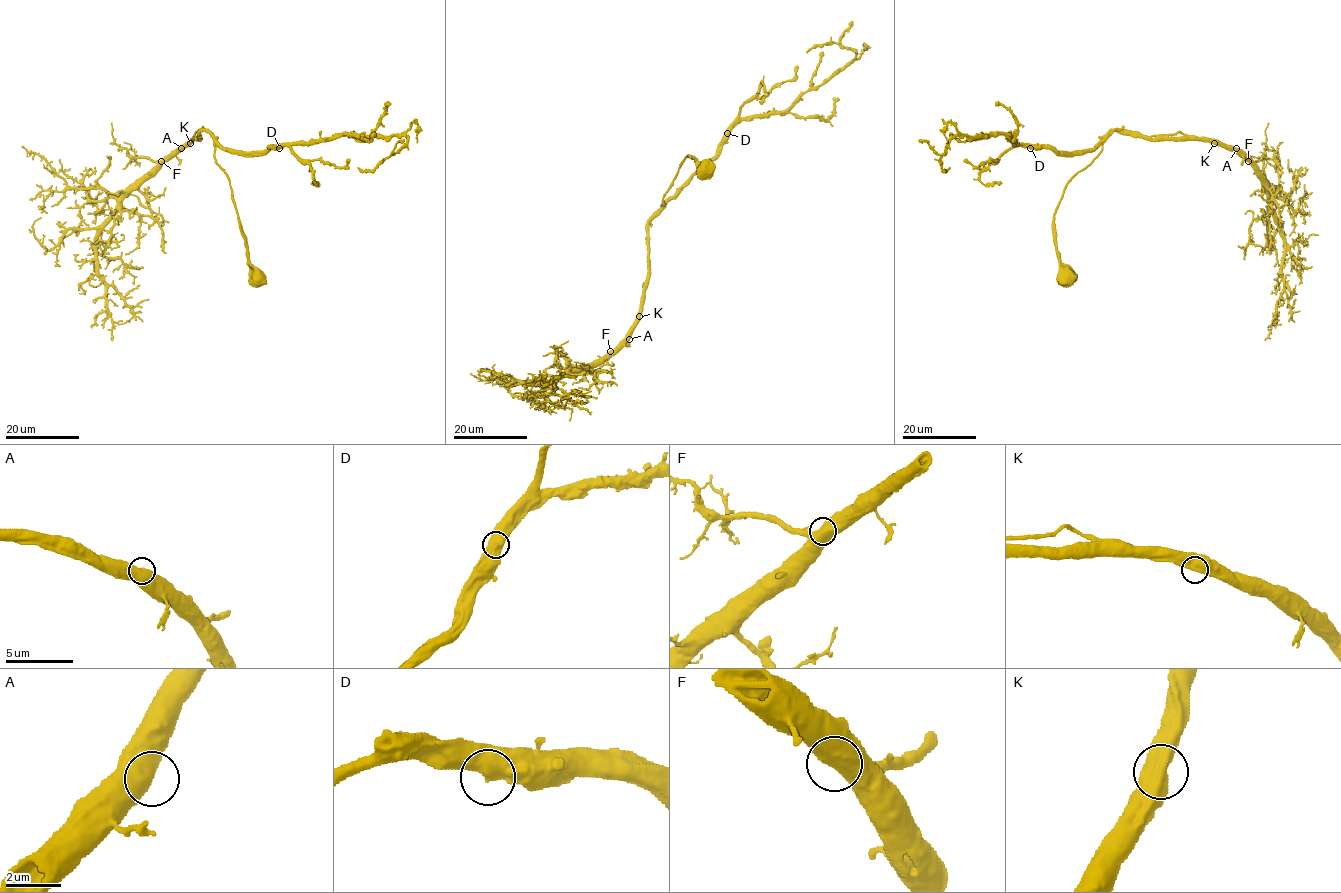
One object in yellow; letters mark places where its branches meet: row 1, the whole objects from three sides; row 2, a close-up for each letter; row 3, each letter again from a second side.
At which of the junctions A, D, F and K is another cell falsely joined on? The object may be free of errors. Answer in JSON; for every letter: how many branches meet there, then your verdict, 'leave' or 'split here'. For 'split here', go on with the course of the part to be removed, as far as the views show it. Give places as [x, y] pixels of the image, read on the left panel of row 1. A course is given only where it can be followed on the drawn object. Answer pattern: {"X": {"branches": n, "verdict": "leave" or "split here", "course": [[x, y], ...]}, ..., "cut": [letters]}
{"A": {"branches": 1, "verdict": "leave"}, "D": {"branches": 1, "verdict": "leave"}, "F": {"branches": 1, "verdict": "leave"}, "K": {"branches": 1, "verdict": "leave"}, "cut": []}

